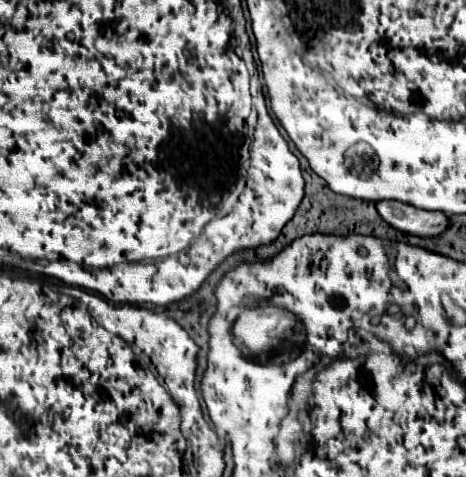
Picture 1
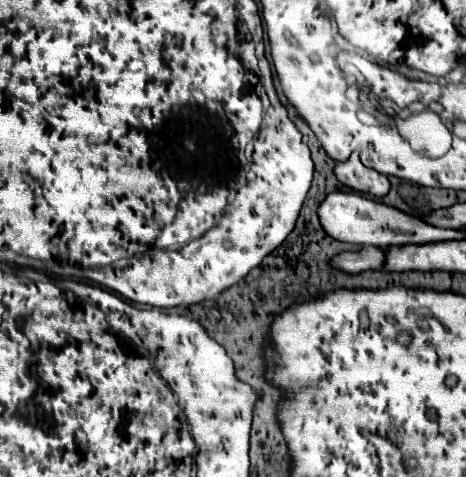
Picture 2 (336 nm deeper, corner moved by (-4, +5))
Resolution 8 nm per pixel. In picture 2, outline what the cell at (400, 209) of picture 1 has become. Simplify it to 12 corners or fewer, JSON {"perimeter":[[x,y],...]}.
{"perimeter":[[356,154],[336,162],[334,174],[344,186],[382,198],[388,178],[366,168]]}

